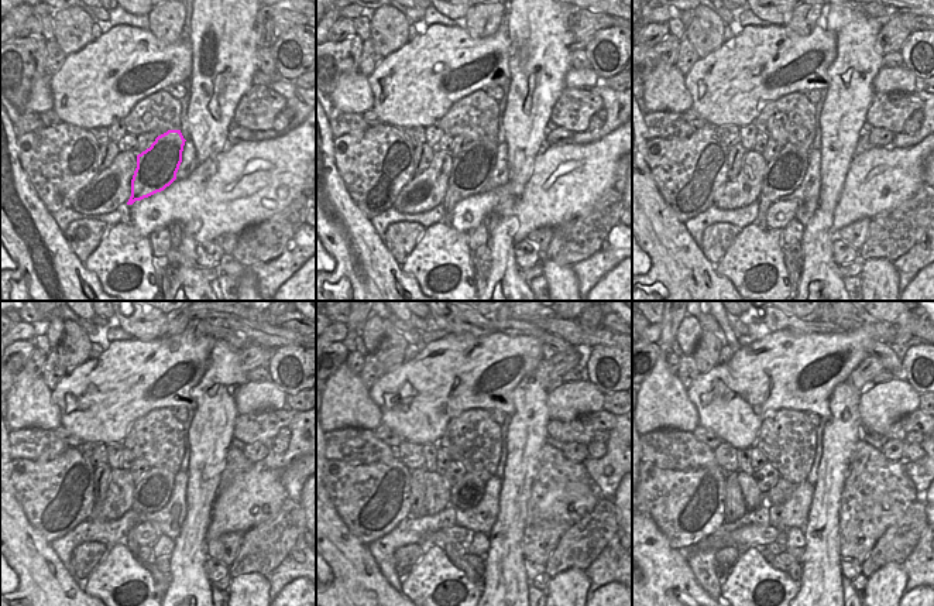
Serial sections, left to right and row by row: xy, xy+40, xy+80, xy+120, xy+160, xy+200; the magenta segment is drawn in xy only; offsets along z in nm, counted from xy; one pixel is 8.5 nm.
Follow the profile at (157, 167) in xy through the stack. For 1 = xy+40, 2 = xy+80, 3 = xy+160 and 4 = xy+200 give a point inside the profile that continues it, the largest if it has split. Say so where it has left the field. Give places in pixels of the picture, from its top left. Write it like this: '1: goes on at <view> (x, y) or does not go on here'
1: goes on at xy+40 (471, 168)
2: goes on at xy+80 (783, 174)
3: goes on at xy+160 (466, 493)
4: goes on at xy+200 (782, 490)

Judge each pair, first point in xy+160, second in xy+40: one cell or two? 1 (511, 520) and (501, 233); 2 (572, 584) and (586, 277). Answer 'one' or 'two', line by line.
1: one
2: two

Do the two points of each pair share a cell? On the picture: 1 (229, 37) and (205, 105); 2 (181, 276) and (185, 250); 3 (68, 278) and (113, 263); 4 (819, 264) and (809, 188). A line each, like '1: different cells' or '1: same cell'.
1: same cell
2: same cell
3: different cells
4: different cells

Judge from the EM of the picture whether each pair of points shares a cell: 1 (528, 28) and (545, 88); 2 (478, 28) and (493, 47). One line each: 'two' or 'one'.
1: one
2: two

